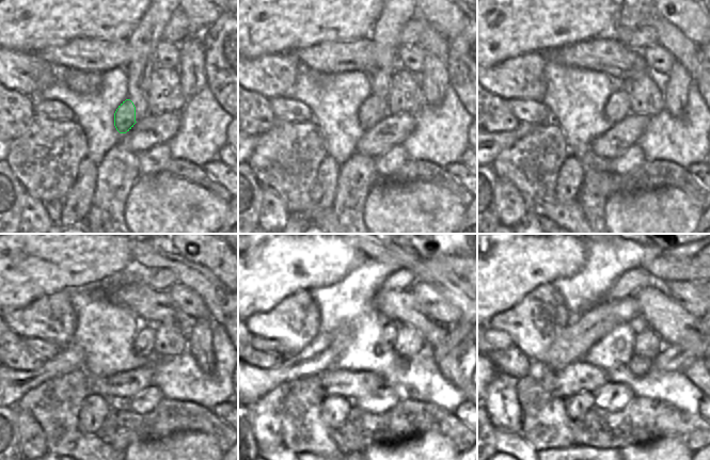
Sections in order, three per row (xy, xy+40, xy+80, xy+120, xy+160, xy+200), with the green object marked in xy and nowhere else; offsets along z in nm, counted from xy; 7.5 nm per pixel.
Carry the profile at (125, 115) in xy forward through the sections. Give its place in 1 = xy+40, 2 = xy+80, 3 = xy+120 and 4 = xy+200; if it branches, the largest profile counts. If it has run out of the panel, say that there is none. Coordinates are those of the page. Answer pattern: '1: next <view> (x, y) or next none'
1: next xy+40 (373, 109)
2: next xy+80 (618, 106)
3: next xy+120 (144, 340)
4: next xy+200 (638, 323)

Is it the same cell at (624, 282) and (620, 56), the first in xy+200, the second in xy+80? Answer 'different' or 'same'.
different

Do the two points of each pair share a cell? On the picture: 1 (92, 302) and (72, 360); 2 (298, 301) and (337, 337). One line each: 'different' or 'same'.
1: different
2: different

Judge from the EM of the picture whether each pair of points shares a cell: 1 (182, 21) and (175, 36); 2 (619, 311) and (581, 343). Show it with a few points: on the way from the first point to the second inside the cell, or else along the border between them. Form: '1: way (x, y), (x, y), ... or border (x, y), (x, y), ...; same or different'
1: way (179, 25), (175, 33); same
2: way (610, 317), (590, 333); same

